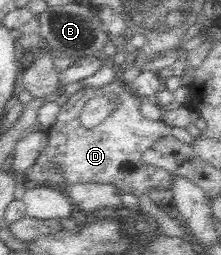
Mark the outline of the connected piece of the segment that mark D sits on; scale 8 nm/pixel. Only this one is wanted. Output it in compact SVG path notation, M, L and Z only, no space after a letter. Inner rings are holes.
M115 79L102 88L82 88L69 95L68 101L60 106L57 120L47 130L47 145L44 151L25 174L24 182L31 187L59 187L65 182L92 183L101 187L102 184L108 183L136 197L143 193L149 194L149 191L155 188L165 188L170 193L173 175L145 164L142 161L142 153L163 135L172 135L190 146L194 137L185 128L167 126L161 119L146 119L139 108L142 100L135 98L120 79ZM101 94L117 97L115 102L120 107L119 112L108 116L101 124L91 129L83 127L80 124L80 115L84 105Z

